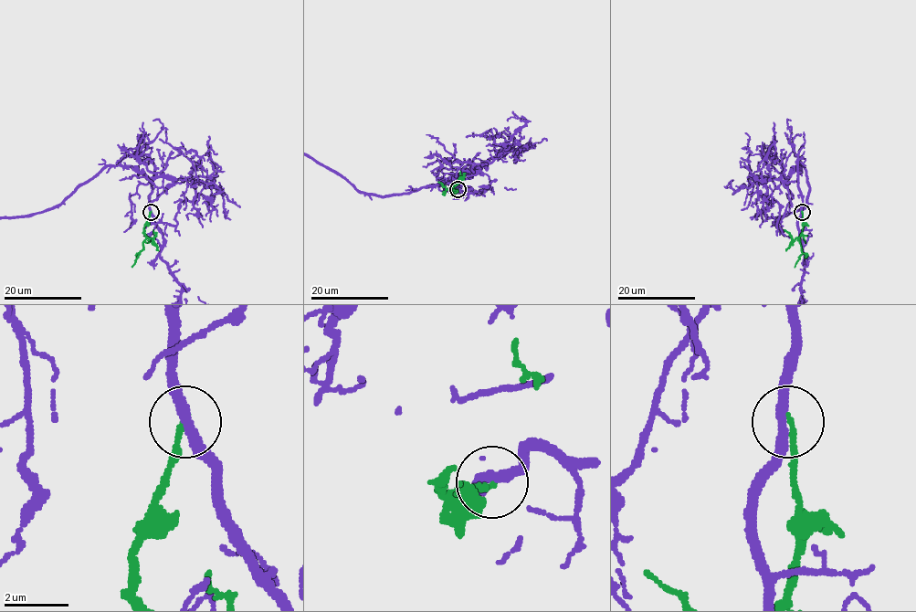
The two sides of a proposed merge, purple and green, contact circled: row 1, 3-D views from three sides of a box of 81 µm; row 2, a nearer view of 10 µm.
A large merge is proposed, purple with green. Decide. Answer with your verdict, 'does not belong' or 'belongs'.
does not belong

